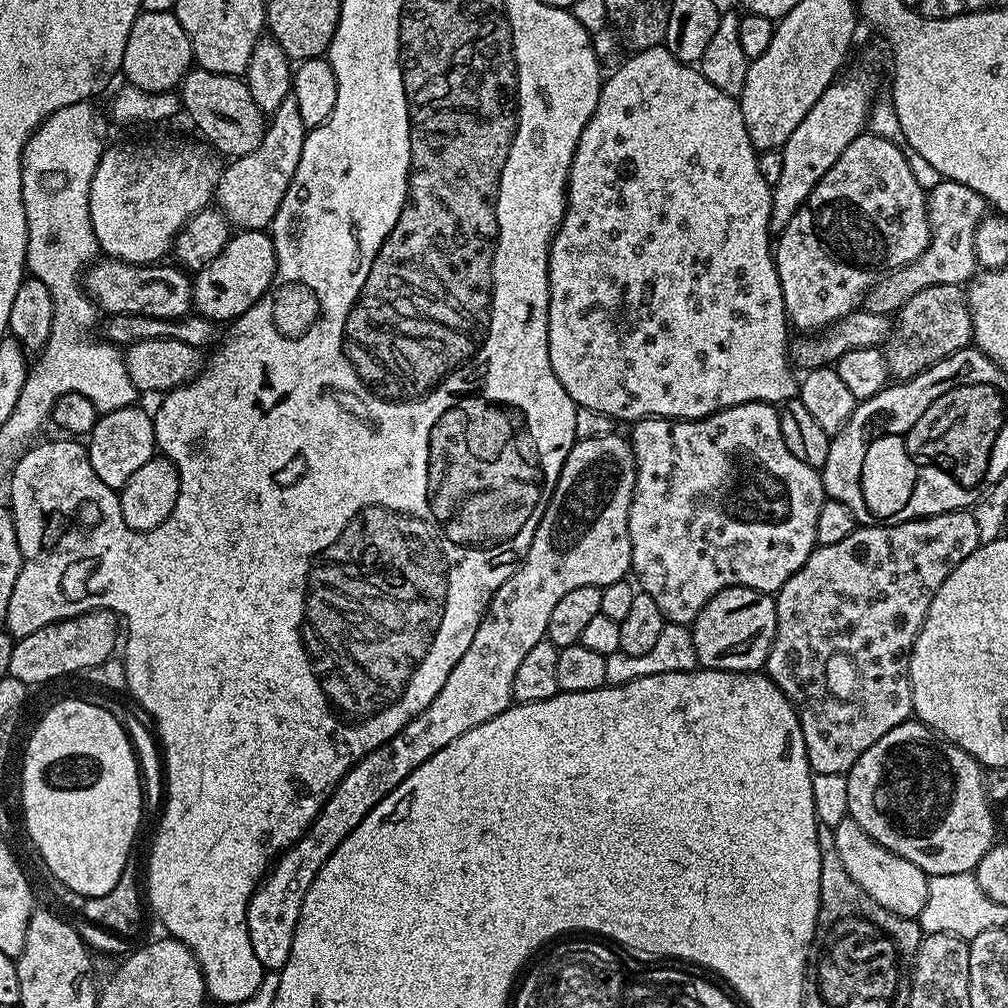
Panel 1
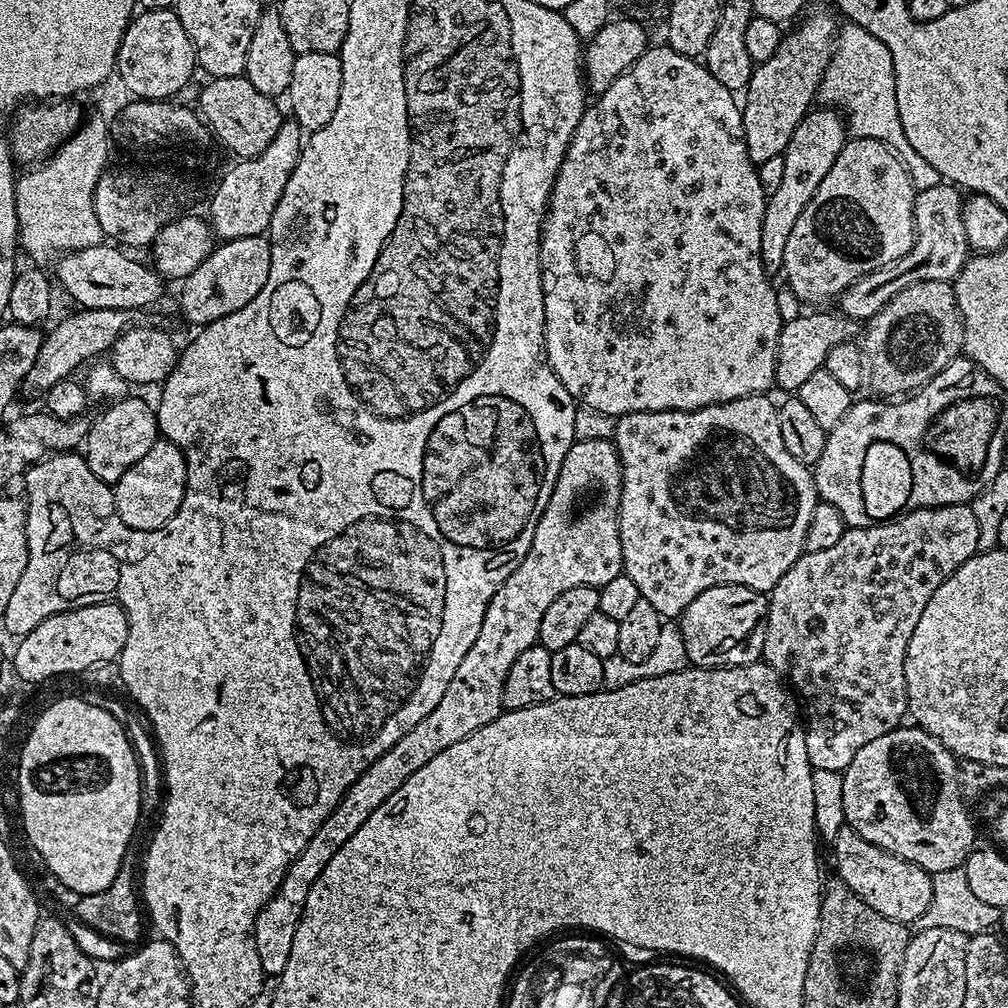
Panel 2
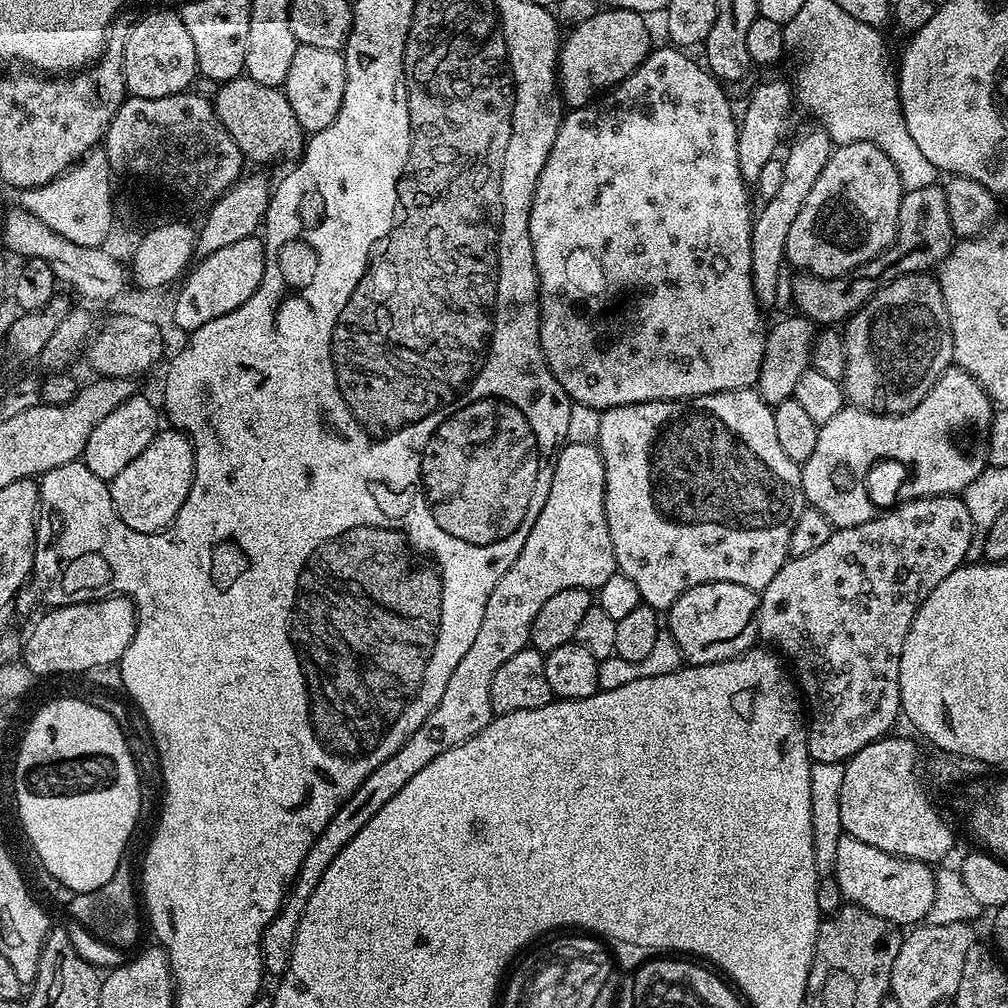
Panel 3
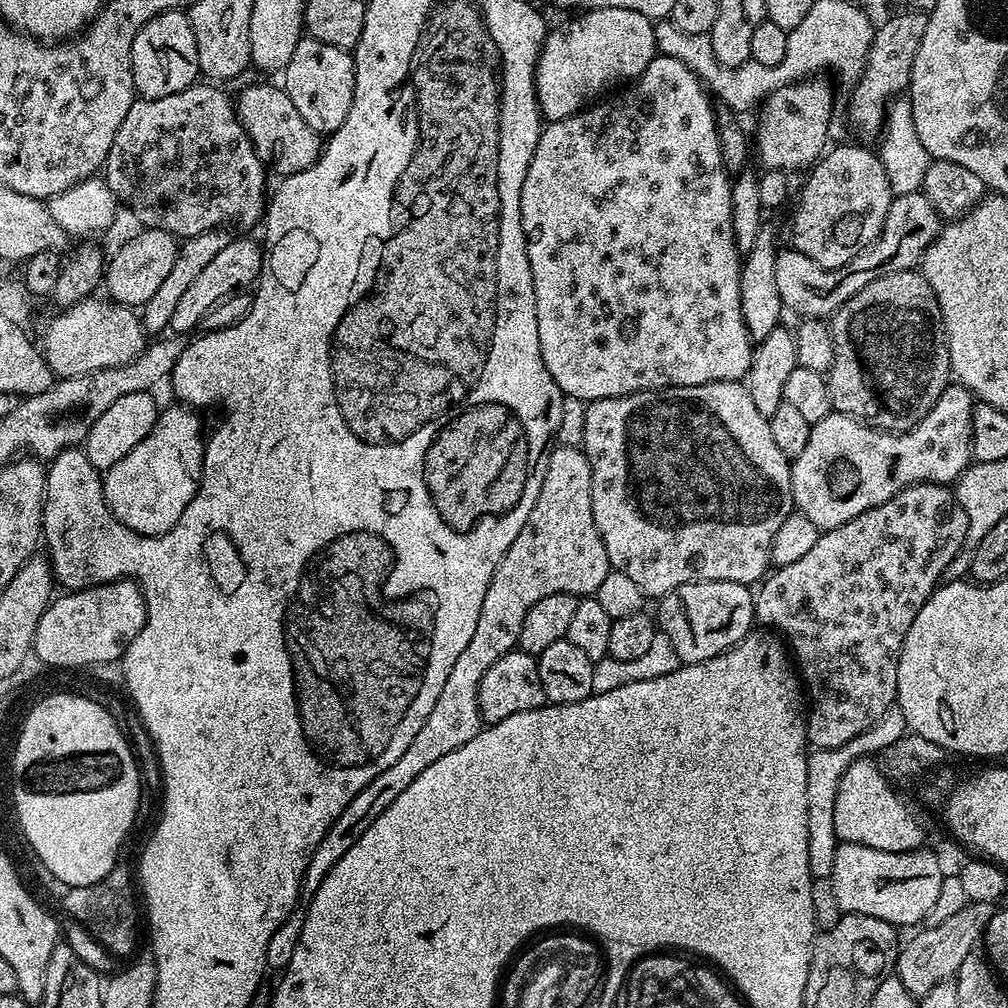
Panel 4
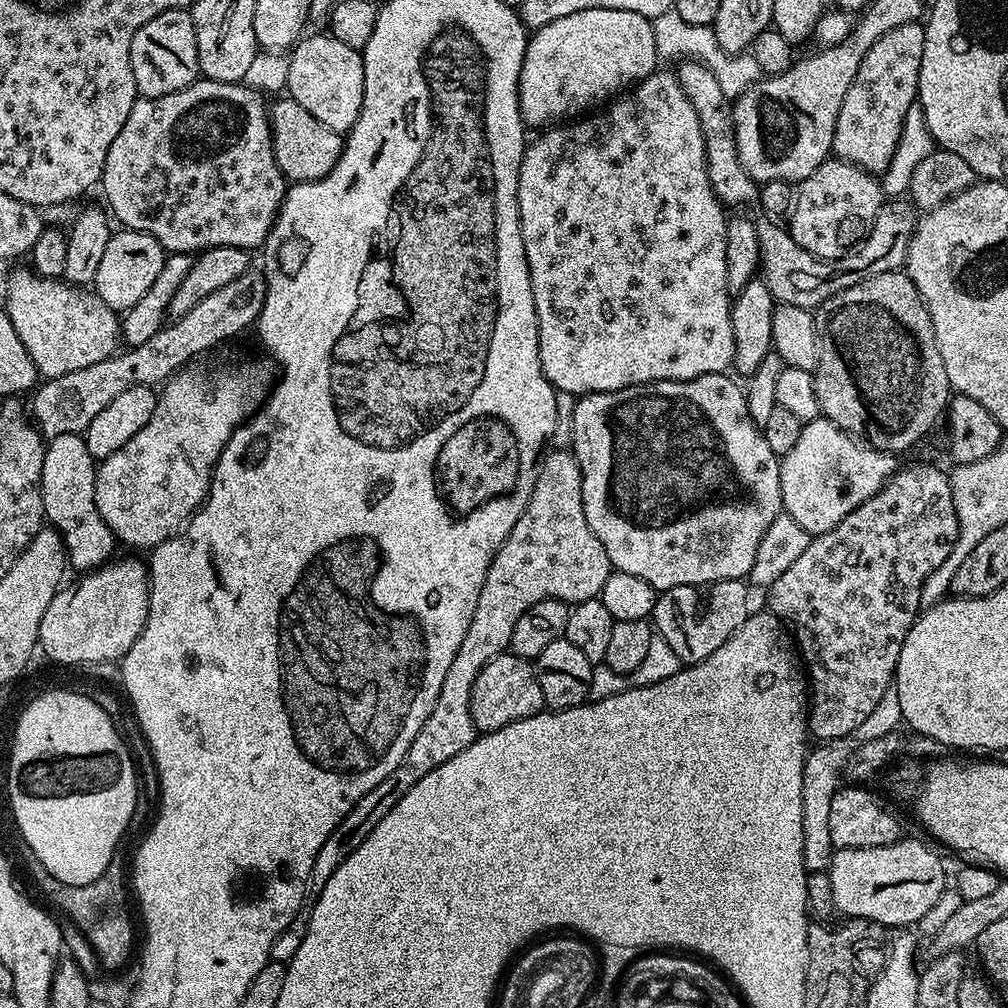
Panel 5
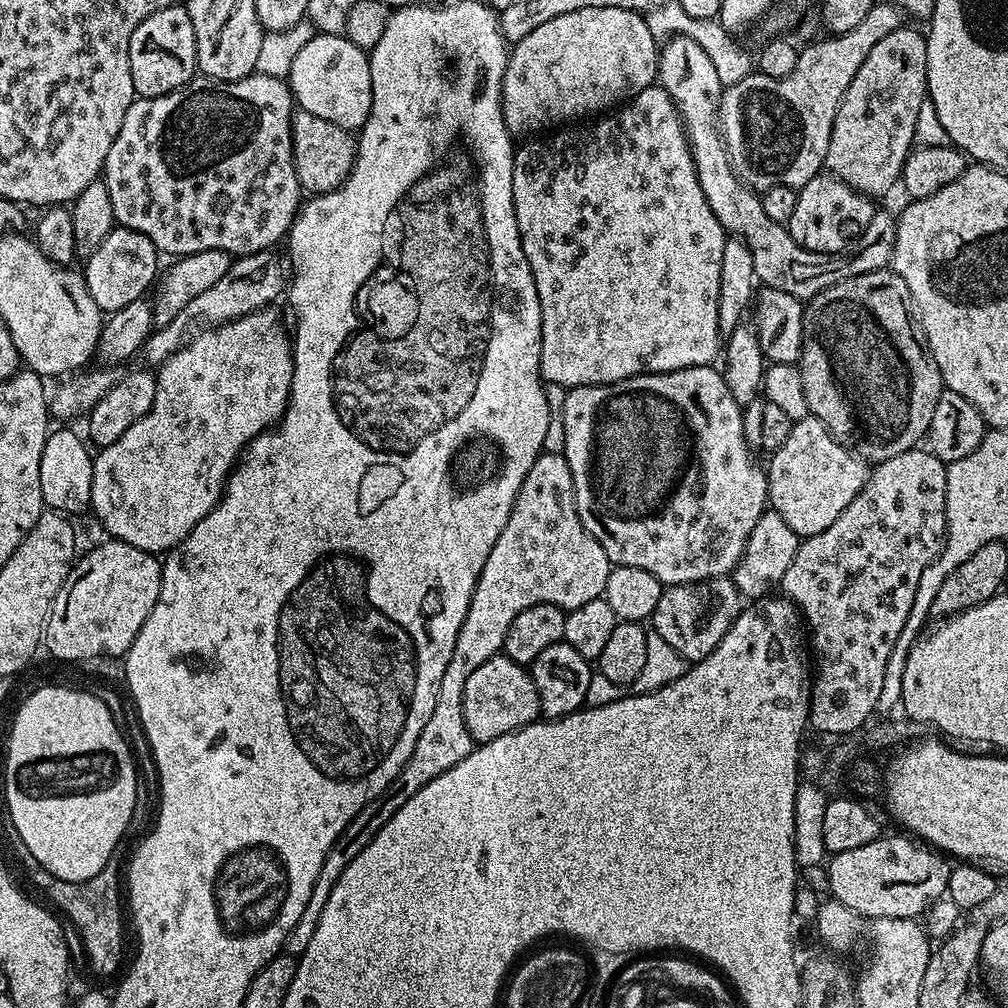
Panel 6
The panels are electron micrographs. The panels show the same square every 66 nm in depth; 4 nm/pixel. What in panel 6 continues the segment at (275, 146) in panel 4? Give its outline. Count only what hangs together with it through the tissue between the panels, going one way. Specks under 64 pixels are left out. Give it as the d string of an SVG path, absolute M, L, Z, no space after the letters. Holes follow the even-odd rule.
M297 111L292 118L292 157L301 189L308 194L319 194L339 188L356 160L357 143L357 137L349 129L334 126L334 122L318 118L318 114Z

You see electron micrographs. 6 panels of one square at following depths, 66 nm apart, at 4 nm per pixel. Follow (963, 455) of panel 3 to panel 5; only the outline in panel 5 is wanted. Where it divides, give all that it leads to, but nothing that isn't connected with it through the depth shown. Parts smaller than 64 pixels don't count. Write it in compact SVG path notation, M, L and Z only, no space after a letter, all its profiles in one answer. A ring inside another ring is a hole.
M817 418L807 421L790 454L779 457L783 511L802 530L819 534L834 530L846 514L858 510L898 471L897 457L857 442L834 422Z

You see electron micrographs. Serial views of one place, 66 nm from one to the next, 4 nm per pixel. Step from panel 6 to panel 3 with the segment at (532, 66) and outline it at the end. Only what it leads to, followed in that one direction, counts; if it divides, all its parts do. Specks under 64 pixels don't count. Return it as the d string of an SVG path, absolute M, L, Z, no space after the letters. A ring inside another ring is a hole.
M625 8L607 11L597 10L592 18L573 27L563 37L558 61L558 87L569 109L583 108L621 84L649 54L648 24L644 21L647 19L641 13Z

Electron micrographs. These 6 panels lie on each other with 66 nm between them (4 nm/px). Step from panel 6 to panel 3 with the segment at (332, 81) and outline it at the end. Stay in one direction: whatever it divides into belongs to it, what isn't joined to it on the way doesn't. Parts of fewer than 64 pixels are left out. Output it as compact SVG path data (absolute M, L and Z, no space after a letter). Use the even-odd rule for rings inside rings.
M309 44L296 45L294 58L290 62L290 74L286 74L282 91L290 102L290 110L294 110L294 118L298 118L305 133L326 130L326 126L338 118L345 90L346 62L340 52L321 50L319 46Z

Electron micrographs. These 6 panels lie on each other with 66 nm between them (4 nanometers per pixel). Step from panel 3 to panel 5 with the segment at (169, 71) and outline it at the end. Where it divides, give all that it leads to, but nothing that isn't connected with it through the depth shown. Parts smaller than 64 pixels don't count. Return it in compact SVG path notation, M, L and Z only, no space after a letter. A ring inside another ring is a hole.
M166 10L166 14L150 18L150 22L134 34L128 60L132 63L136 91L141 97L153 100L190 86L201 75L191 11Z

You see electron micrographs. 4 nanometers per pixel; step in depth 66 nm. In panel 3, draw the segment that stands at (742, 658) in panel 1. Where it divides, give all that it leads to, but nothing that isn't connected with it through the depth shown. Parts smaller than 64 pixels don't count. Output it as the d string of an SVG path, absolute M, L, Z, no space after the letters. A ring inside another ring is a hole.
M734 582L699 584L686 590L666 609L666 631L674 634L680 655L689 665L717 664L741 656L757 643L756 611L759 608L759 595L746 586Z

